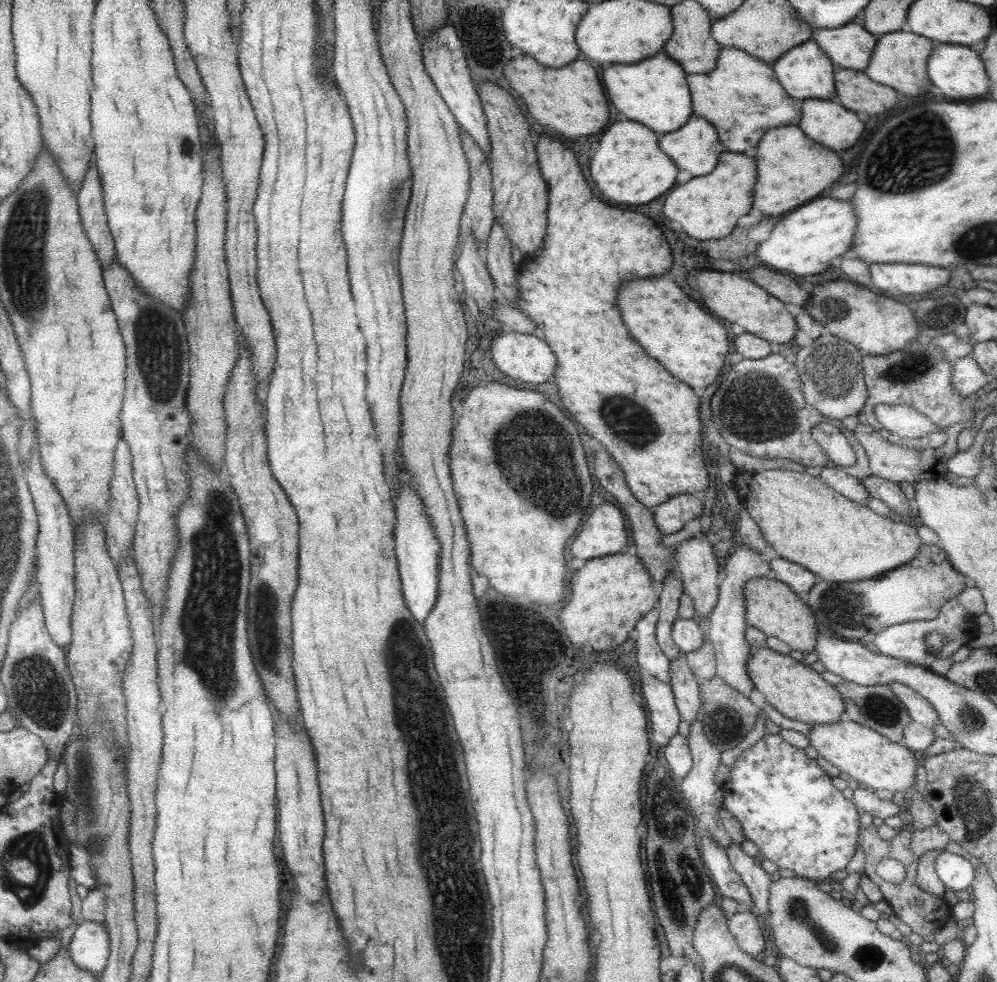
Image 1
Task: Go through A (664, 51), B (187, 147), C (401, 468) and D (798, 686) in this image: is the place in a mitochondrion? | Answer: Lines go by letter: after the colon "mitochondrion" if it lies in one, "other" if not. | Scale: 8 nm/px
A: other
B: other
C: other
D: other

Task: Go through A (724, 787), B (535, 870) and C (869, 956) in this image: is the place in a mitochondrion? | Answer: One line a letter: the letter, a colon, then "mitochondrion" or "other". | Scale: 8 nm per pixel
A: other
B: other
C: mitochondrion

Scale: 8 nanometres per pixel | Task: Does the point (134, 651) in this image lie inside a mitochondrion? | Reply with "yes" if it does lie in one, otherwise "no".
no

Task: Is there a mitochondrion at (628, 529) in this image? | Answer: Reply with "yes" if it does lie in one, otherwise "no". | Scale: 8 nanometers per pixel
no

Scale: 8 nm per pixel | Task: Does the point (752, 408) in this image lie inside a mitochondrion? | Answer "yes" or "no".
yes

